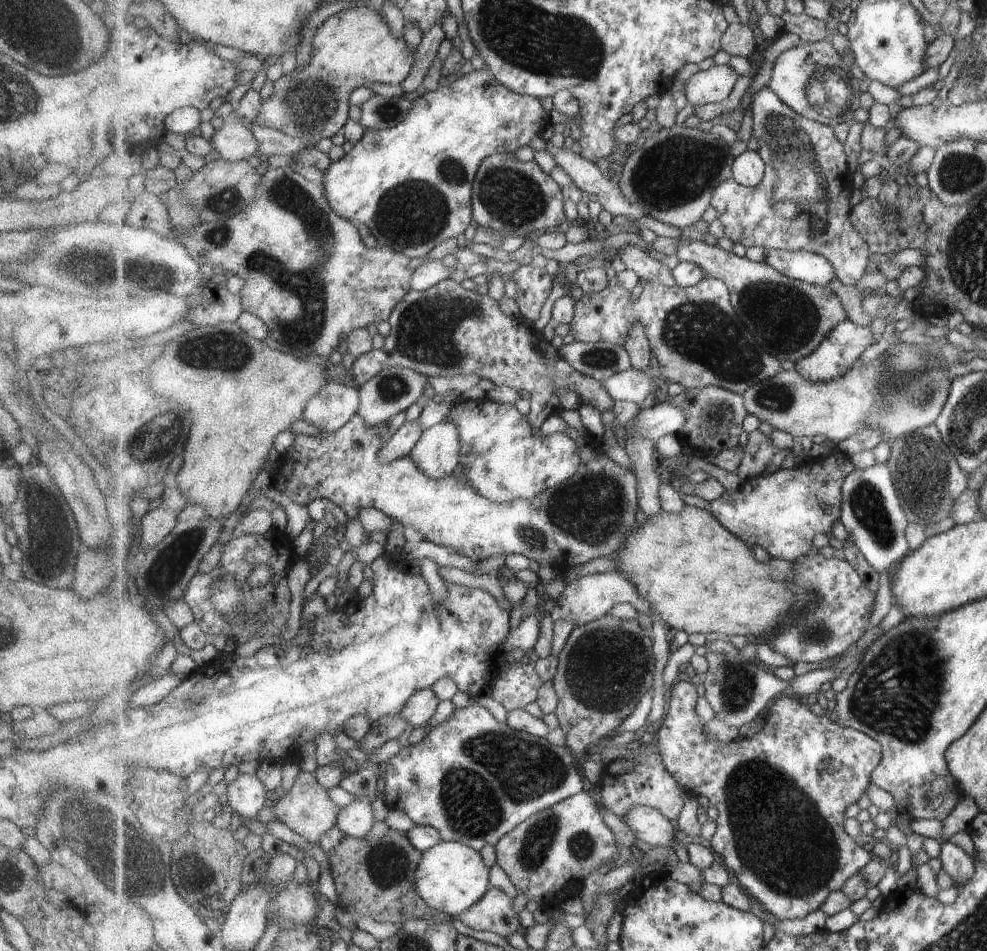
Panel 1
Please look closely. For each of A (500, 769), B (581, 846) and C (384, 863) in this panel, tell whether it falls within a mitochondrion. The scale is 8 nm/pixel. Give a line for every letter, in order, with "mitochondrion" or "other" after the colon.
A: mitochondrion
B: mitochondrion
C: mitochondrion

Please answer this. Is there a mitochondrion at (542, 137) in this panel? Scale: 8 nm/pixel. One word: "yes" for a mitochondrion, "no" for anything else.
no

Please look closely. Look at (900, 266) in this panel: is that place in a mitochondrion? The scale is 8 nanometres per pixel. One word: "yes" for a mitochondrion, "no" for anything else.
no

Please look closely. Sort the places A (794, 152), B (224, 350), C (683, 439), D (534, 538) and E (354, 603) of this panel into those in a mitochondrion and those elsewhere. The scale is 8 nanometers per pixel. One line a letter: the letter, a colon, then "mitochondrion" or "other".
A: mitochondrion
B: mitochondrion
C: other
D: mitochondrion
E: other

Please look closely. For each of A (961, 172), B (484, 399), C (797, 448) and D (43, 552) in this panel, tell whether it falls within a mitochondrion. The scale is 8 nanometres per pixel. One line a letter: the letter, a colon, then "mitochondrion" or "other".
A: mitochondrion
B: other
C: other
D: mitochondrion

